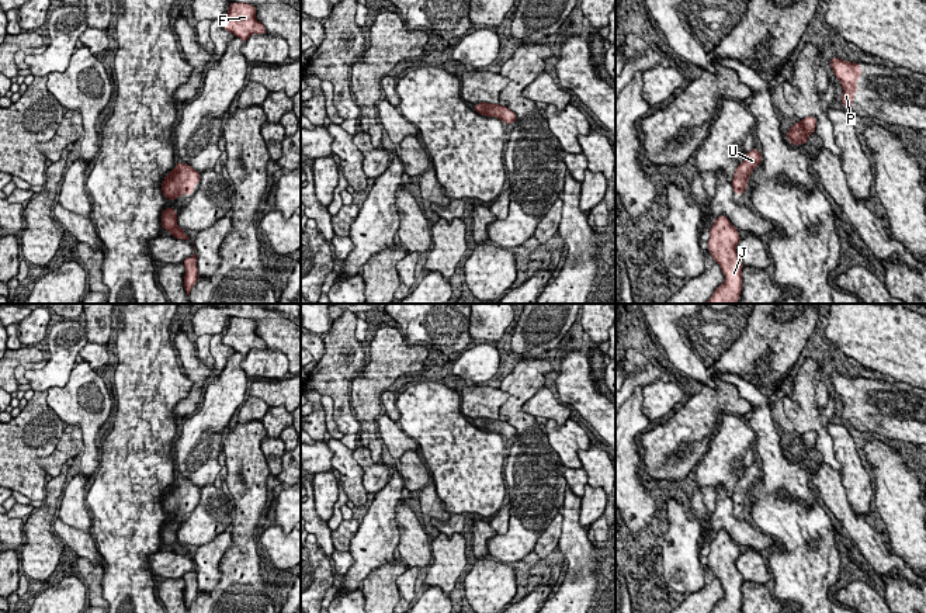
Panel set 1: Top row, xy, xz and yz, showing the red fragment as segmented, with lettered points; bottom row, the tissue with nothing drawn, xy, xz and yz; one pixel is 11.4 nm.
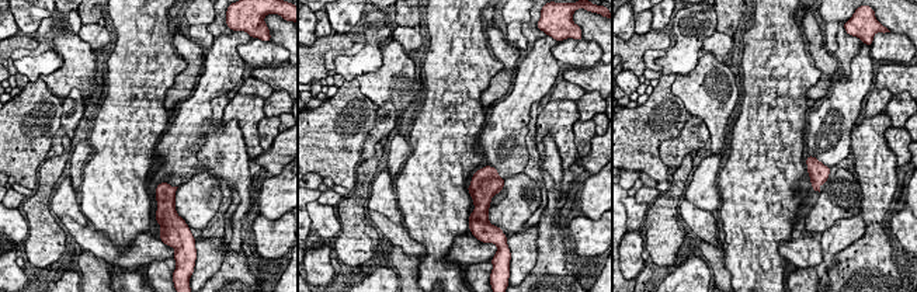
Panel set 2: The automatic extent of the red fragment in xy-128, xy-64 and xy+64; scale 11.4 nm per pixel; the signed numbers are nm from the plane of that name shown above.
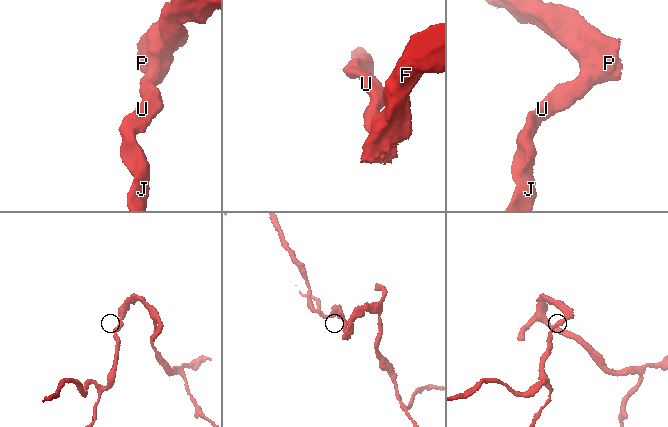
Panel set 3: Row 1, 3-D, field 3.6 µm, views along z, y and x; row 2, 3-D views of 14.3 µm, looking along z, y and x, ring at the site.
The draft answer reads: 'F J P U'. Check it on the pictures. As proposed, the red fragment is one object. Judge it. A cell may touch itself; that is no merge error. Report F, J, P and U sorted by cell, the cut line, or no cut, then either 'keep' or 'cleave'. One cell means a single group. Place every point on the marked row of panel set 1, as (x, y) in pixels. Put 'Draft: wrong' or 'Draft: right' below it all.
groups F J P U; cut none; keep
Draft: right

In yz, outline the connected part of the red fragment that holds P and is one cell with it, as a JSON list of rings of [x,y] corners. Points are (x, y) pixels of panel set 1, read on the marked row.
[[[833,56],[829,65],[843,89],[842,104],[852,108],[857,93],[857,79],[861,77],[860,62],[852,63]]]

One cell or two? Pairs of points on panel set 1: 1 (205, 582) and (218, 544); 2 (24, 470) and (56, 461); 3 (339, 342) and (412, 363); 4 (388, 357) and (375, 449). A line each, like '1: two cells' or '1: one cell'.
1: one cell
2: two cells
3: two cells
4: one cell

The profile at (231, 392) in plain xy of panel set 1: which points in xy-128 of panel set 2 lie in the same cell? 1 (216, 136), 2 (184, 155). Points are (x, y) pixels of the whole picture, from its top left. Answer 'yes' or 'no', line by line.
1: no
2: yes

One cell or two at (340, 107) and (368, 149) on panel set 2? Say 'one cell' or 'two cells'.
two cells

